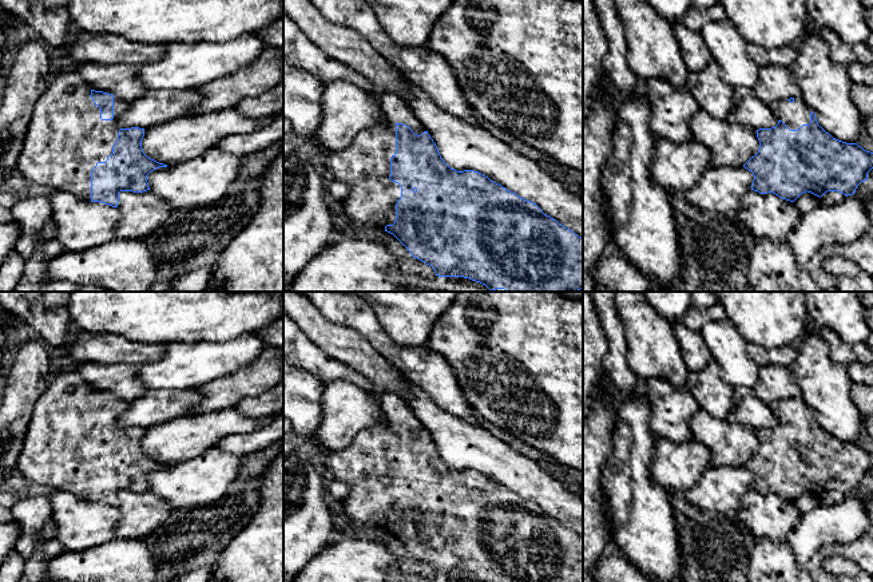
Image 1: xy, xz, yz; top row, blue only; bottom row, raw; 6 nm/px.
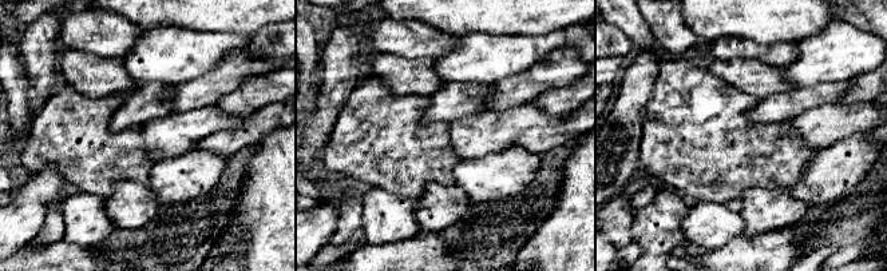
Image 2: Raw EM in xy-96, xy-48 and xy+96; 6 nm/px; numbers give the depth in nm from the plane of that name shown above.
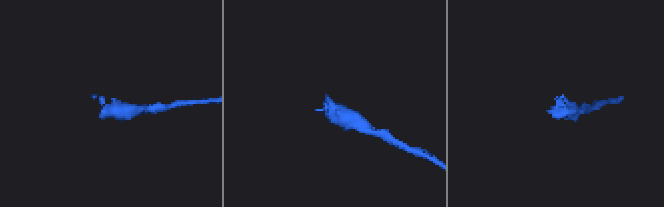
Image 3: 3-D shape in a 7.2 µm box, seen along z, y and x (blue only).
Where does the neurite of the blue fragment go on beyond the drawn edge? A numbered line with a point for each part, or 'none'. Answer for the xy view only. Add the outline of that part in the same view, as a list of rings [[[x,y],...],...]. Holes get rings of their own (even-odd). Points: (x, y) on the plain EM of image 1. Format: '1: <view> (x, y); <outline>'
1: xy (66, 438); [[[68,371],[56,373],[33,405],[16,472],[56,491],[68,491],[76,498],[91,500],[91,470],[106,462],[120,429],[118,417],[128,407],[127,400],[114,397],[114,419],[102,420],[100,408],[91,399],[91,388]]]

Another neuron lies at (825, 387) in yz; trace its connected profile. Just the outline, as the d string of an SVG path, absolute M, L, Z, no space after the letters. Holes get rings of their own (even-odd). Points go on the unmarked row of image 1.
M820 330L805 334L790 371L818 424L838 440L857 443L862 415L850 397L853 381L846 367L829 356Z

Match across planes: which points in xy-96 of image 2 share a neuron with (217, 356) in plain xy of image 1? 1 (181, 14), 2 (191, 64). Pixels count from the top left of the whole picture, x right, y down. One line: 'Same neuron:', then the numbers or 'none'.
Same neuron: 2

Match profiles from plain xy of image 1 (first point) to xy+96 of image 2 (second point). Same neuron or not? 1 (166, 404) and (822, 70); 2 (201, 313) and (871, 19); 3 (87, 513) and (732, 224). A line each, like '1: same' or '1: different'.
1: different
2: different
3: same

